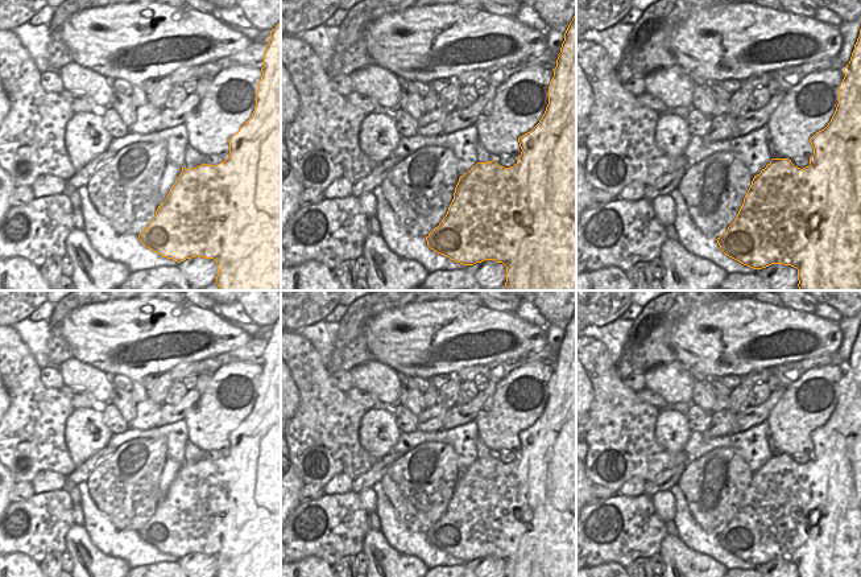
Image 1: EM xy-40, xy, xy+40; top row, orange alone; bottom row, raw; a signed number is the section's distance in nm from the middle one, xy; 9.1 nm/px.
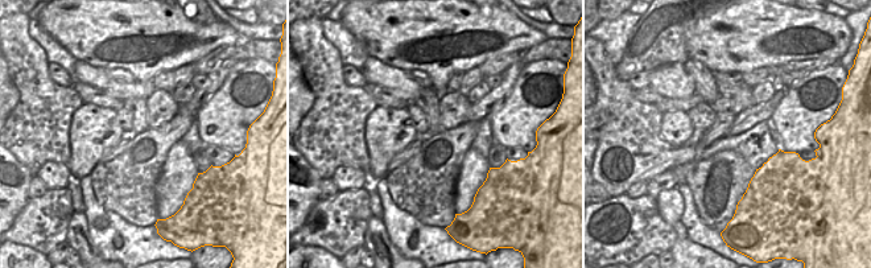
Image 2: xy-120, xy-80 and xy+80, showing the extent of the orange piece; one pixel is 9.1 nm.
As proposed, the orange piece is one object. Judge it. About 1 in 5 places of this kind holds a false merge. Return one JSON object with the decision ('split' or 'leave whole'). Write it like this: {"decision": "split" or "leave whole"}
{"decision": "split"}

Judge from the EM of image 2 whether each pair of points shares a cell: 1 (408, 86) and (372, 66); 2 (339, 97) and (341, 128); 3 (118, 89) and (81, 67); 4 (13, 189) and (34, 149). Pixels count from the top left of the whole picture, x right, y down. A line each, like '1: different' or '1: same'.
1: same
2: same
3: same
4: different

